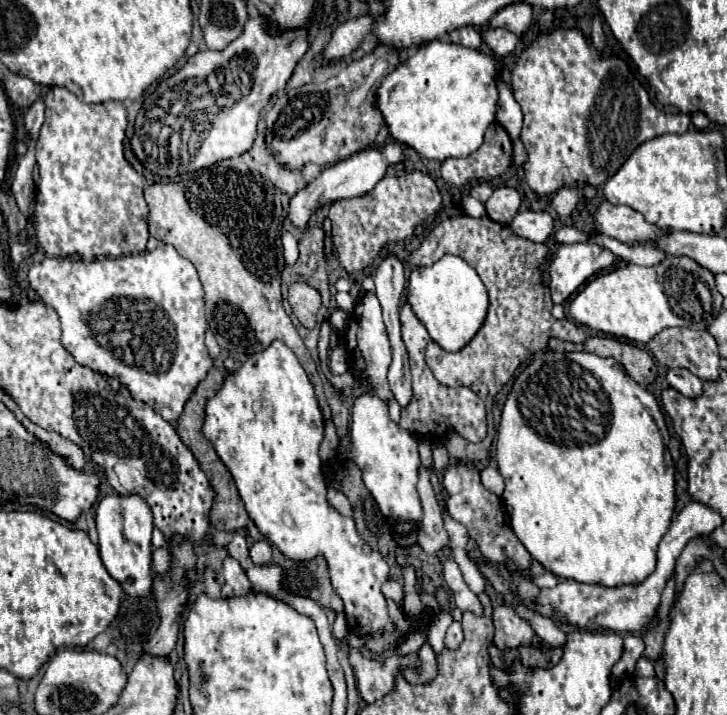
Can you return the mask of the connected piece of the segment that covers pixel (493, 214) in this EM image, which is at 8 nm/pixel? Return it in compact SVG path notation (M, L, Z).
M500 187L486 203L486 215L498 223L510 223L520 207L520 193L514 187Z

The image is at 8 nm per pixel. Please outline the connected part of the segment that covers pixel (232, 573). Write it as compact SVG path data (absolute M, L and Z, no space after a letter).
M230 555L224 559L222 571L220 571L220 585L222 585L222 597L240 597L252 591L250 581L242 571L240 563Z

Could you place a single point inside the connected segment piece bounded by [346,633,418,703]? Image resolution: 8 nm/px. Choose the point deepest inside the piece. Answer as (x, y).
(374, 680)

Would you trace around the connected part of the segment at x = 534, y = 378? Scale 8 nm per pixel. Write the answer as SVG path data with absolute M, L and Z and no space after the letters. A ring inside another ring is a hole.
M544 351L538 353L532 363L516 377L512 391L504 403L502 409L502 421L497 430L496 461L500 475L506 481L506 489L502 493L504 513L506 519L516 533L516 537L524 543L528 553L540 561L548 571L562 579L574 579L578 583L602 583L608 587L624 585L624 583L640 583L644 581L652 569L656 567L656 551L658 543L668 531L676 507L676 495L674 495L674 463L668 457L666 447L670 436L666 427L665 415L660 411L660 405L656 397L640 387L634 379L626 375L626 369L620 361L612 357L598 357L594 353L586 351L574 351L574 353L558 353L558 351Z

